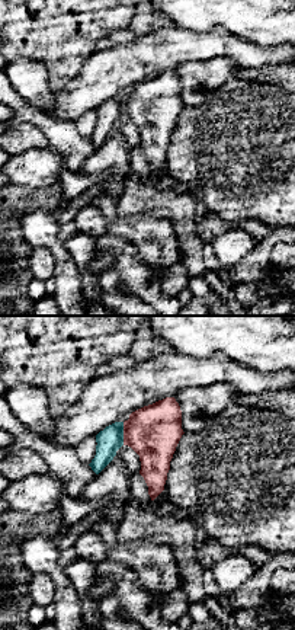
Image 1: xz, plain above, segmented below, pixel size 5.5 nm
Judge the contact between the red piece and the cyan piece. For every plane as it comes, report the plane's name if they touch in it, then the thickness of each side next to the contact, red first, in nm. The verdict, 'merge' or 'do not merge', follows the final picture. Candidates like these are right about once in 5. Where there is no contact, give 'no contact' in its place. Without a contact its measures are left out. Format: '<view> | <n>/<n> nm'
xz | 300/140 nm

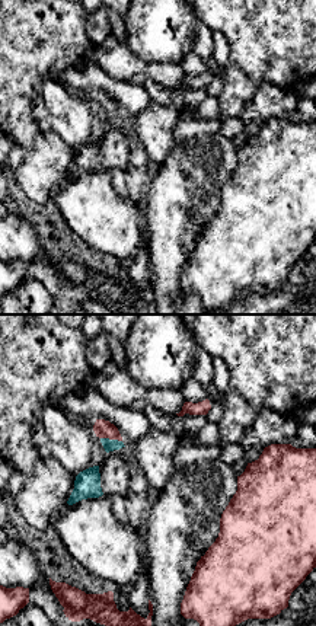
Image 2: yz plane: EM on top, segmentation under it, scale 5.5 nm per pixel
yz | 100/70 nm

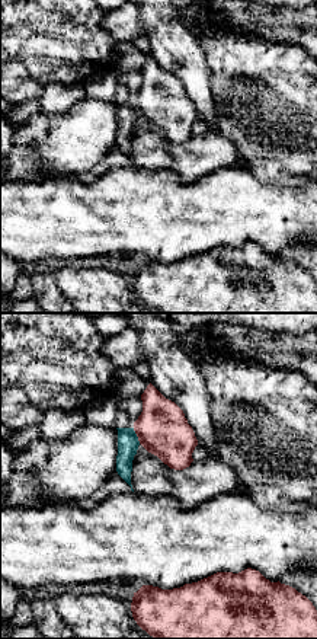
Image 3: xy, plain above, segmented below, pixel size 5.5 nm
xy | 280/120 nm

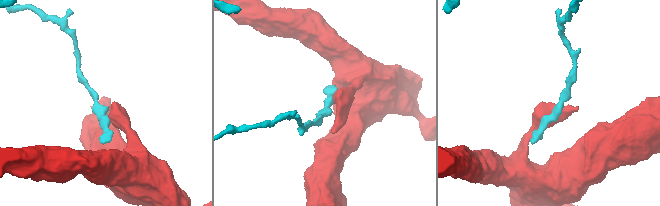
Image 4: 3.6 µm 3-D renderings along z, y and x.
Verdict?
do not merge

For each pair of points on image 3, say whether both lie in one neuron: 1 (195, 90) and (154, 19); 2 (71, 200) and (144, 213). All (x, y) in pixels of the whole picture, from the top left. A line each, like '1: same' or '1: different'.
1: same
2: same

